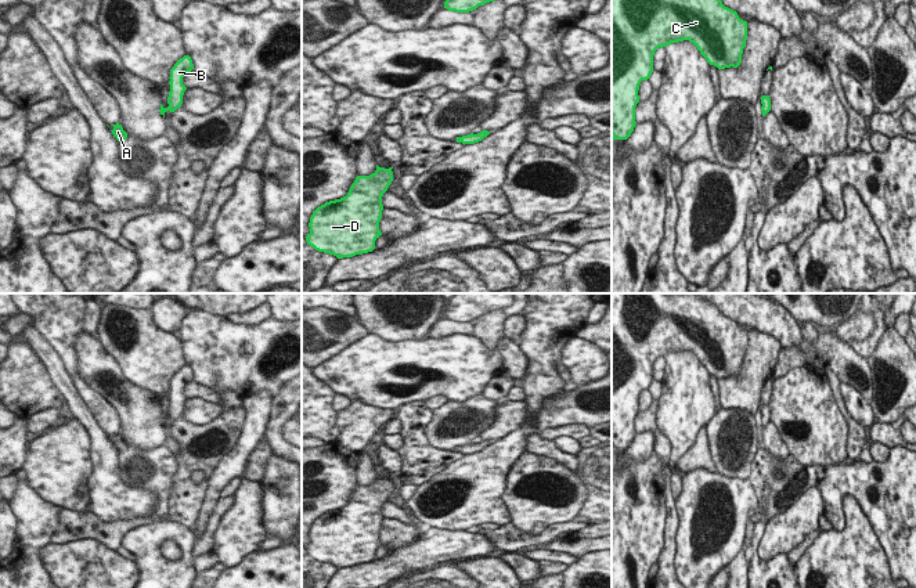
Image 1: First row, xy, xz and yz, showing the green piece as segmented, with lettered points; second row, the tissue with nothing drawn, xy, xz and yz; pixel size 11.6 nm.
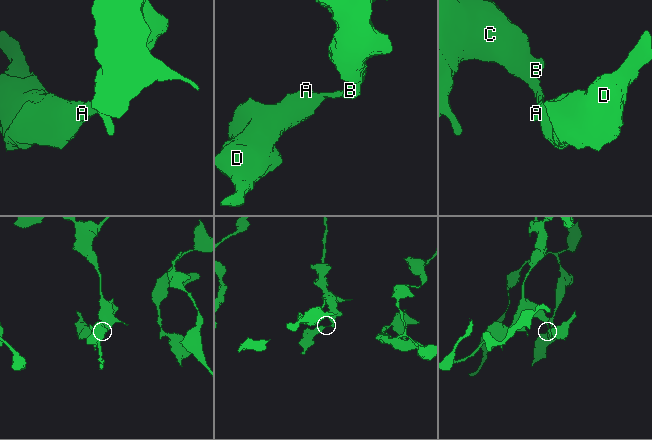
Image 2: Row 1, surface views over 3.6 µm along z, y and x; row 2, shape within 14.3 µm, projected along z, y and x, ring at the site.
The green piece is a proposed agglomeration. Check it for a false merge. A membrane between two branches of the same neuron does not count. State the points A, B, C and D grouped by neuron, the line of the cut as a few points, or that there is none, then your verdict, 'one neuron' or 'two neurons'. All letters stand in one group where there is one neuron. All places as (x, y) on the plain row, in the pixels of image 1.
A B C D | no cut | one neuron

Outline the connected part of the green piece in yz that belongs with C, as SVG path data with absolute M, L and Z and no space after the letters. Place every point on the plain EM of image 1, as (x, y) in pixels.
M612 293L612 445L627 450L635 432L639 412L639 394L653 382L653 365L659 357L689 350L710 375L718 379L738 378L747 350L747 332L738 322L725 317L715 303L703 300L696 293Z

